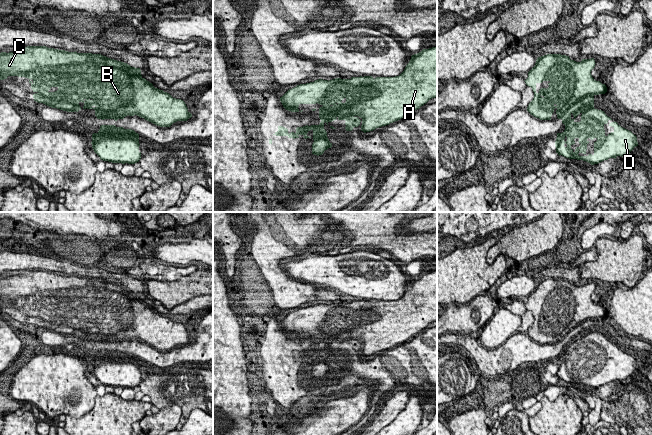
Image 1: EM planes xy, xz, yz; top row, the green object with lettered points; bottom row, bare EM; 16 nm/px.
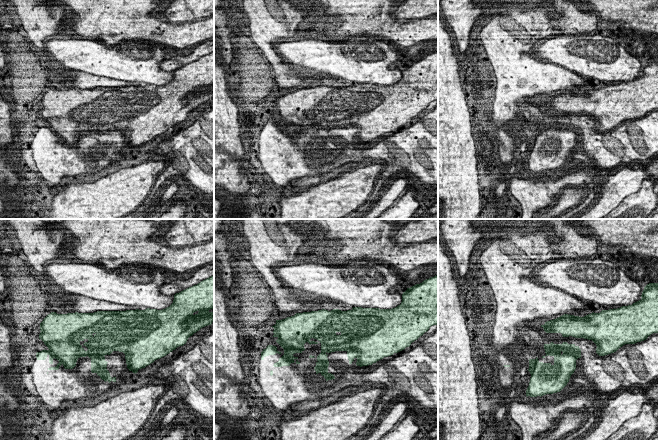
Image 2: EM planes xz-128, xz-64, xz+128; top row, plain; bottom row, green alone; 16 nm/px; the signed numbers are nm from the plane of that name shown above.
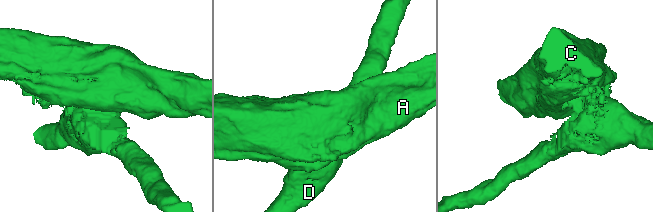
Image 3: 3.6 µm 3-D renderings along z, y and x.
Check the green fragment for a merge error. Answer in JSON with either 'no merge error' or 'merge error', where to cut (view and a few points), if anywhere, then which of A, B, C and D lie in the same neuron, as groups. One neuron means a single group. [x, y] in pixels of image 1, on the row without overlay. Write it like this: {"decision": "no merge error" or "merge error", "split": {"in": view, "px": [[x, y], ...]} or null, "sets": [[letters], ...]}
{"decision": "merge error", "split": {"in": "xz", "px": [[319, 333], [323, 343], [332, 338], [351, 338], [353, 340]]}, "sets": [["A", "B", "C"], ["D"]]}

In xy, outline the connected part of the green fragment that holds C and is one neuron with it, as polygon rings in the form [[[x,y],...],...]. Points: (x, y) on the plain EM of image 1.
[[[27,270],[21,275],[1,276],[0,304],[7,303],[8,300],[28,302],[34,316],[34,325],[67,336],[78,336],[87,332],[96,334],[97,338],[110,336],[112,339],[137,339],[160,351],[170,351],[177,345],[187,345],[192,341],[183,324],[173,322],[169,317],[155,312],[142,301],[140,292],[101,278],[68,276],[46,270]]]

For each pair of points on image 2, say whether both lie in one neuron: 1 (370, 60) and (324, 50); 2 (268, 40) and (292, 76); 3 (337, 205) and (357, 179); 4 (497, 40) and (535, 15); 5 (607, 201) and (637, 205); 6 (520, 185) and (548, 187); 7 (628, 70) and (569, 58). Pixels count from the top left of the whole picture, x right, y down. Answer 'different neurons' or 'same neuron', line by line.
1: same neuron
2: same neuron
3: same neuron
4: different neurons
5: different neurons
6: different neurons
7: same neuron

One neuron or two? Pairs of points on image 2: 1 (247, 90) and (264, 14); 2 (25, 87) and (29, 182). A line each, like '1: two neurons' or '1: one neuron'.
1: two neurons
2: one neuron

